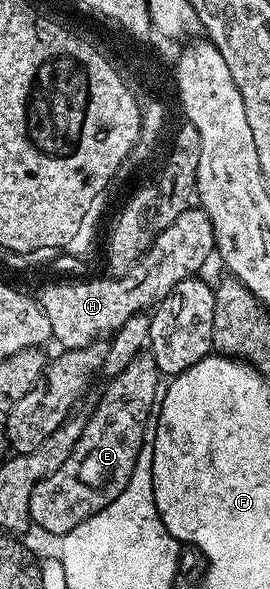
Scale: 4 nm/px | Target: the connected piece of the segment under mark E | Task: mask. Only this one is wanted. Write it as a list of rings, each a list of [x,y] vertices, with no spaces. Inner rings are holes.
[[[141,353],[126,365],[123,372],[107,382],[108,388],[101,393],[96,408],[91,408],[82,437],[78,437],[78,445],[74,445],[65,464],[34,485],[30,493],[29,520],[55,537],[63,537],[67,531],[110,505],[110,501],[126,489],[145,442],[144,432],[149,430],[150,416],[158,403],[162,376],[154,357],[150,353]]]

